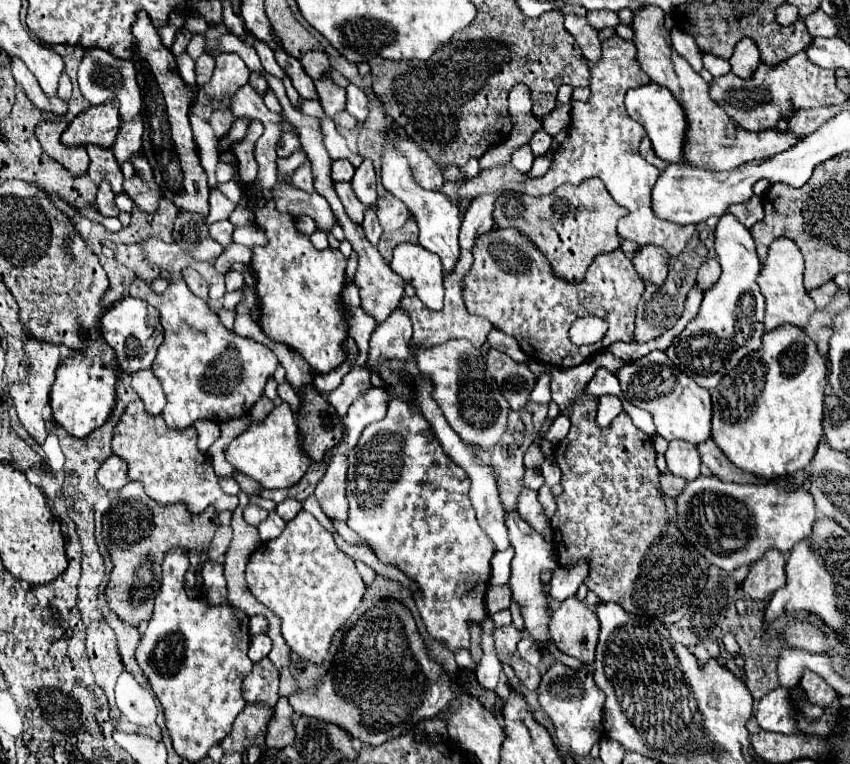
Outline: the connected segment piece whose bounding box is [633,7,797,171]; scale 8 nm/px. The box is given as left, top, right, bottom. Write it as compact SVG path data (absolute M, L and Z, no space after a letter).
M645 7L635 11L633 31L635 31L633 43L637 45L637 59L641 63L641 69L649 75L653 83L667 87L687 115L687 131L685 131L685 147L683 147L683 161L687 165L727 171L753 159L769 159L797 143L797 137L791 135L789 131L787 133L779 133L777 129L769 129L763 133L745 131L715 101L711 101L709 85L673 49L669 31L665 29L665 13L661 9Z

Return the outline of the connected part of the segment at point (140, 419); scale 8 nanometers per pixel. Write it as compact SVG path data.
M137 399L125 407L115 431L121 437L113 437L113 453L129 465L129 479L139 481L145 493L159 505L185 503L187 511L193 515L201 513L207 505L213 505L217 513L225 509L233 511L237 507L237 497L223 493L211 461L197 451L197 431L193 427L169 429L161 415L151 417Z

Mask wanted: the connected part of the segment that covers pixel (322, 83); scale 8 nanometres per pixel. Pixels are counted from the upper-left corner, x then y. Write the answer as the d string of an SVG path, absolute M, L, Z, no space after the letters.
M325 73L321 79L315 81L315 89L327 117L333 117L337 111L345 109L345 89L335 85L329 73Z

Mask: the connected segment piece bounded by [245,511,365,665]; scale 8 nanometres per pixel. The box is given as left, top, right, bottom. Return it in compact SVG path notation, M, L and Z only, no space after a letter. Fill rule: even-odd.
M299 511L277 539L259 545L247 563L245 579L251 595L281 619L289 649L301 661L315 665L327 659L335 633L351 621L365 595L353 559L335 545L333 535L307 511Z

